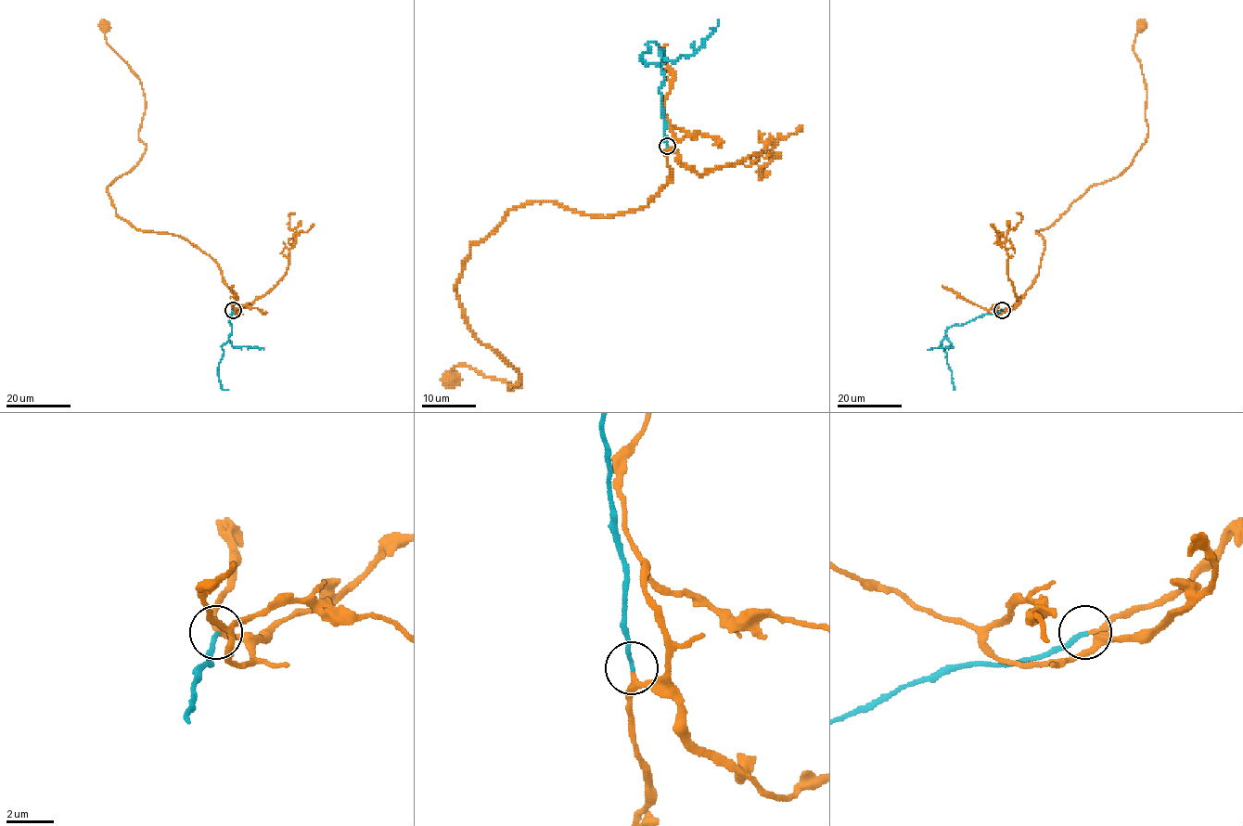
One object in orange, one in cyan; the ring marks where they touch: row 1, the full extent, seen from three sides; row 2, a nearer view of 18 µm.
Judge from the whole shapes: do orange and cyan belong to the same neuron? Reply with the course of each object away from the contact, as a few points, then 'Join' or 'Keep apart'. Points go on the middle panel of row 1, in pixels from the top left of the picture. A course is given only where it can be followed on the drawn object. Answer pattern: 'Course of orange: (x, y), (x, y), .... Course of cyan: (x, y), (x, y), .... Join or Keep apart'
Course of orange: (666, 145), (671, 179), (642, 209), (524, 203), (470, 246), (467, 325), (520, 379), (452, 379). Course of cyan: (666, 145), (659, 91), (665, 52), (650, 43), (650, 52), (642, 56), (642, 61), (659, 65). Join

